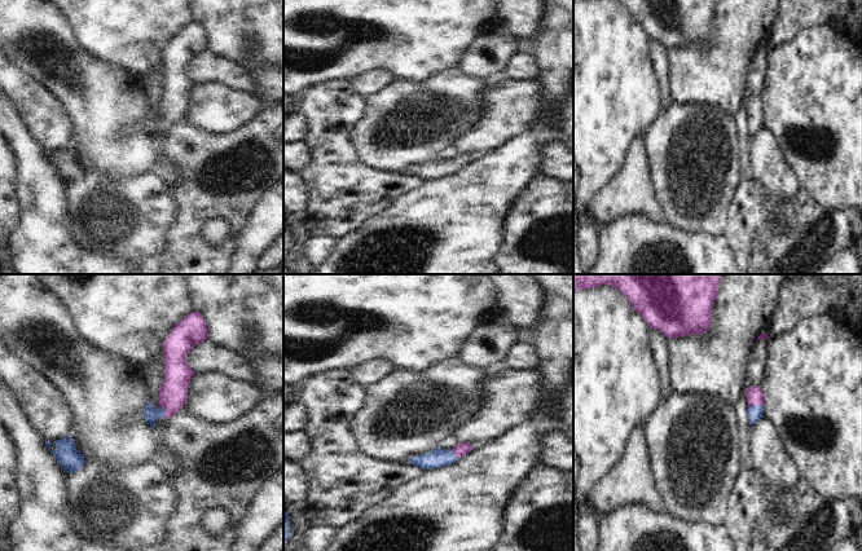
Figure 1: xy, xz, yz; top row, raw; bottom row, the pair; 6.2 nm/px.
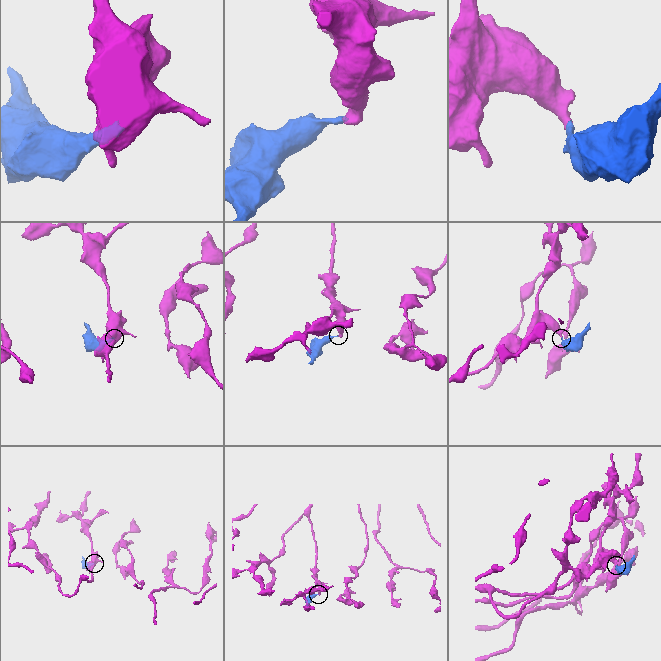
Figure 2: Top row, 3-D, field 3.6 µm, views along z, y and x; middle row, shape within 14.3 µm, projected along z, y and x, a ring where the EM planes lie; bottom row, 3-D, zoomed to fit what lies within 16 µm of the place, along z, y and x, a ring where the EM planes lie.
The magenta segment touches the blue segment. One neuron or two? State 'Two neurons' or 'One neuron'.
One neuron.

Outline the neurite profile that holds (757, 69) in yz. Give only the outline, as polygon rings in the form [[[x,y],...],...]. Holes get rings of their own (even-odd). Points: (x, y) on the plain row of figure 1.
[[[760,49],[756,52],[752,58],[748,70],[747,70],[747,91],[751,92],[751,96],[761,97],[765,76],[769,69],[766,49]]]

